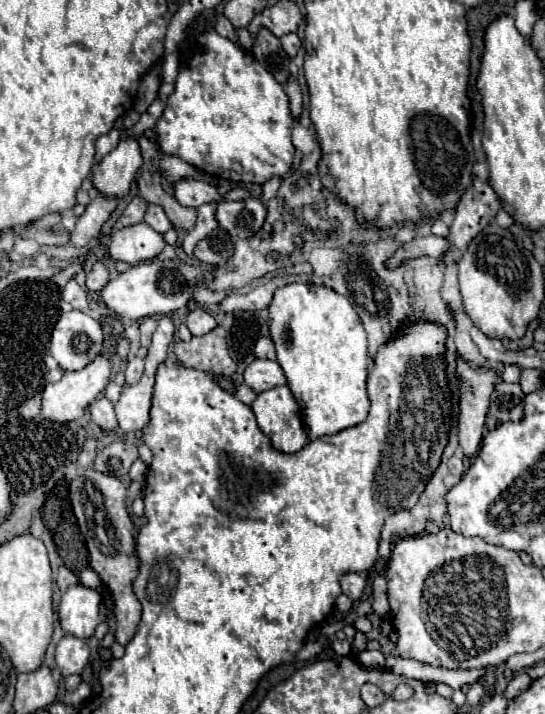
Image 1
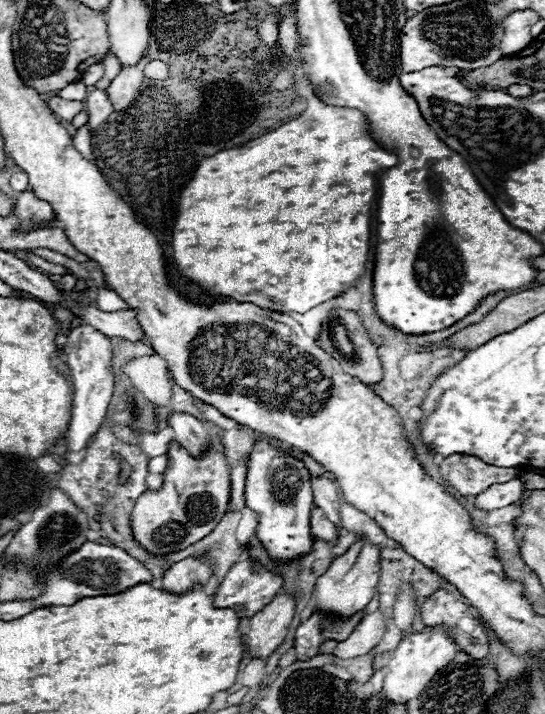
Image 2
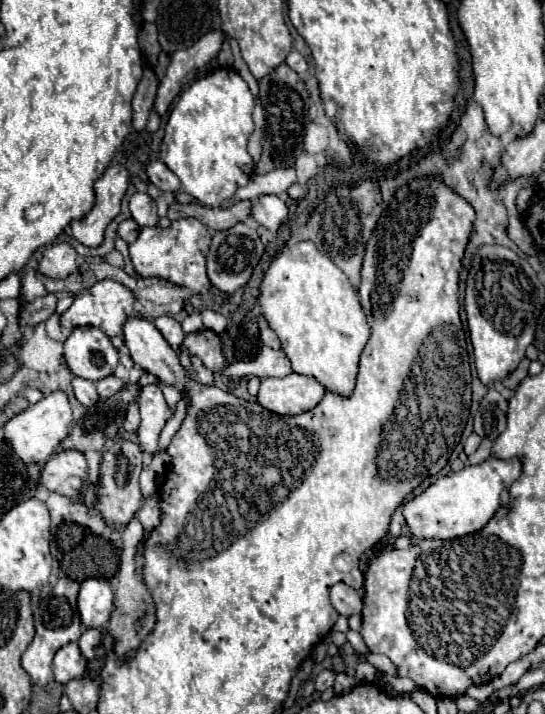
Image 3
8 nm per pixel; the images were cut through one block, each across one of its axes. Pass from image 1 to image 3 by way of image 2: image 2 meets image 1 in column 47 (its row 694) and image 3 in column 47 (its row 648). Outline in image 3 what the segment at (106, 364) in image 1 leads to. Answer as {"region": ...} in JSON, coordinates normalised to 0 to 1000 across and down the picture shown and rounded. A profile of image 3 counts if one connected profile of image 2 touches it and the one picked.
{"region":[[[103,546],[81,555],[73,563],[66,563],[51,574],[44,574],[44,580],[33,580],[29,585],[22,585],[7,597],[7,605],[11,605],[7,613],[22,625],[26,641],[37,641],[40,647],[77,647],[81,650],[103,633],[110,619],[125,611],[128,594],[132,594],[132,571],[128,571],[125,555],[117,546]]]}

